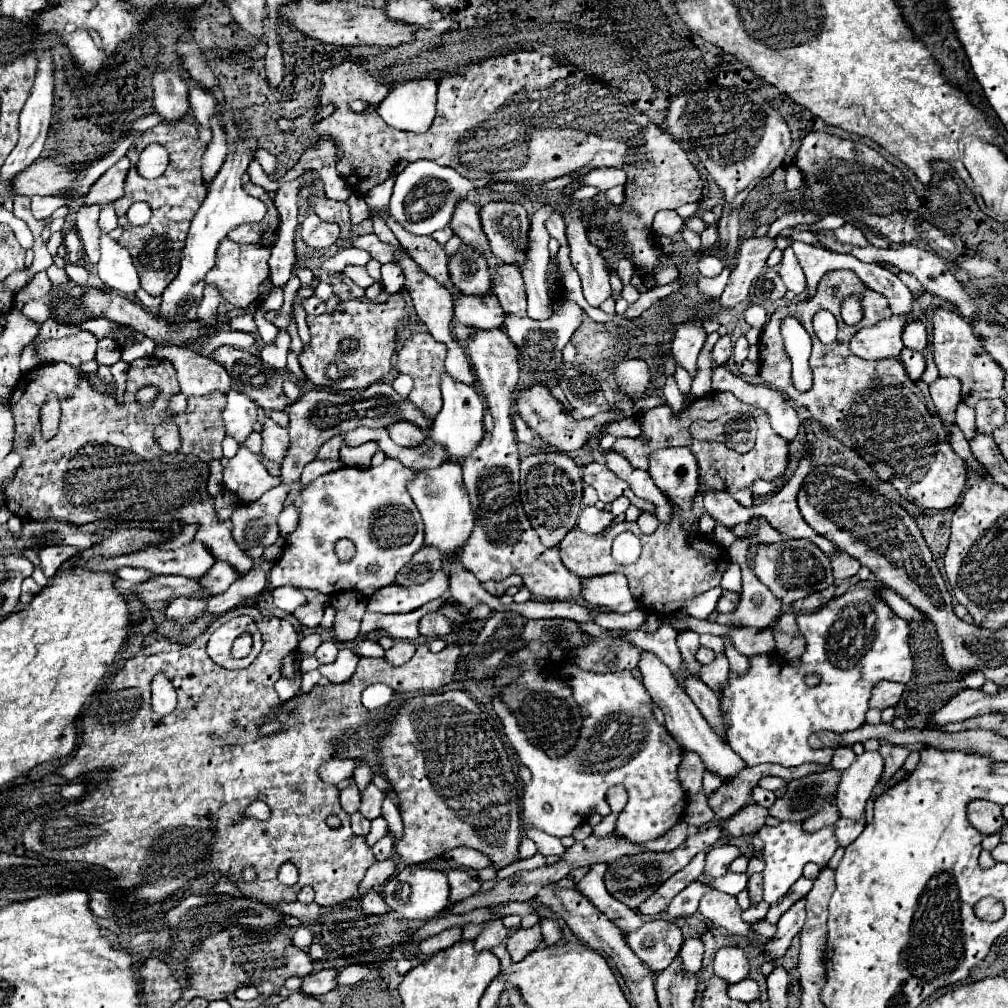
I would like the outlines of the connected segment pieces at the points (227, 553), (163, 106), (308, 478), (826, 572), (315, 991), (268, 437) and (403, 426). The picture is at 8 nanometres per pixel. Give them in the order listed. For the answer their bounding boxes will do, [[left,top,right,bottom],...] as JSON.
[[7,358,253,574],[153,70,189,122],[301,460,343,486],[753,540,835,606],[301,968,339,996],[261,420,289,464],[387,420,425,448]]

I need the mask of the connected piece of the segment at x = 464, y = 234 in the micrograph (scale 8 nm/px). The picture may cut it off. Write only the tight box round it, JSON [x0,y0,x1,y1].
[451,200,489,252]

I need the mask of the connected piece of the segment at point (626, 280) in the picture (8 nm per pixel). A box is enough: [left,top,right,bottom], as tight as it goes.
[616,257,635,285]

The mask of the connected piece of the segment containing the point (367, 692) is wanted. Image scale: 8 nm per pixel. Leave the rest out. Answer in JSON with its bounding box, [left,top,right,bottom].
[363,684,395,710]

